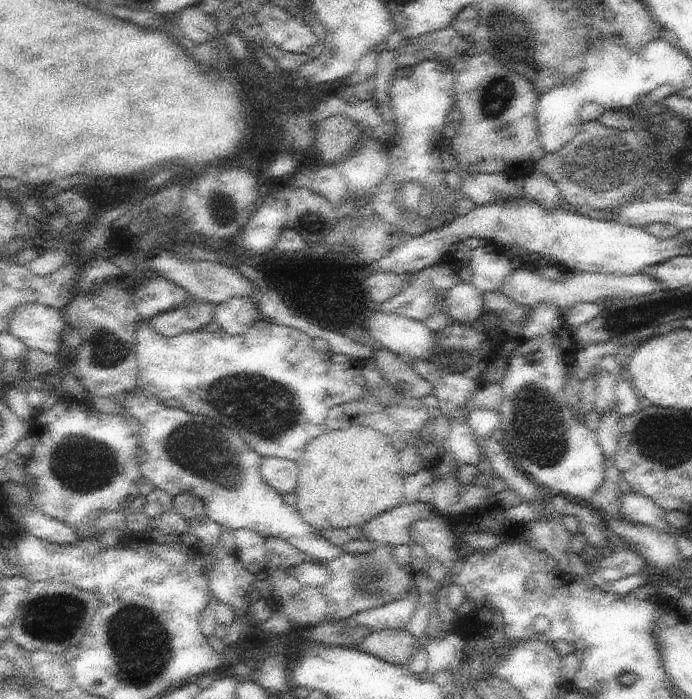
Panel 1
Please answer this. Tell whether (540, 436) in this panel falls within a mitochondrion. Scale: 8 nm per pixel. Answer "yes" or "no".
yes

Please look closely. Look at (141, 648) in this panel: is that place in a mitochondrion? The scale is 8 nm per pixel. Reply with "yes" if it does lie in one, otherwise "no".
yes

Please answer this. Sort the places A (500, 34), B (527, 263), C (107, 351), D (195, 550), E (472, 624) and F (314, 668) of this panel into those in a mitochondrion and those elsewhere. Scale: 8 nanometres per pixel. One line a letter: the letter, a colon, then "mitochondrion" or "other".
A: mitochondrion
B: other
C: mitochondrion
D: other
E: other
F: other

